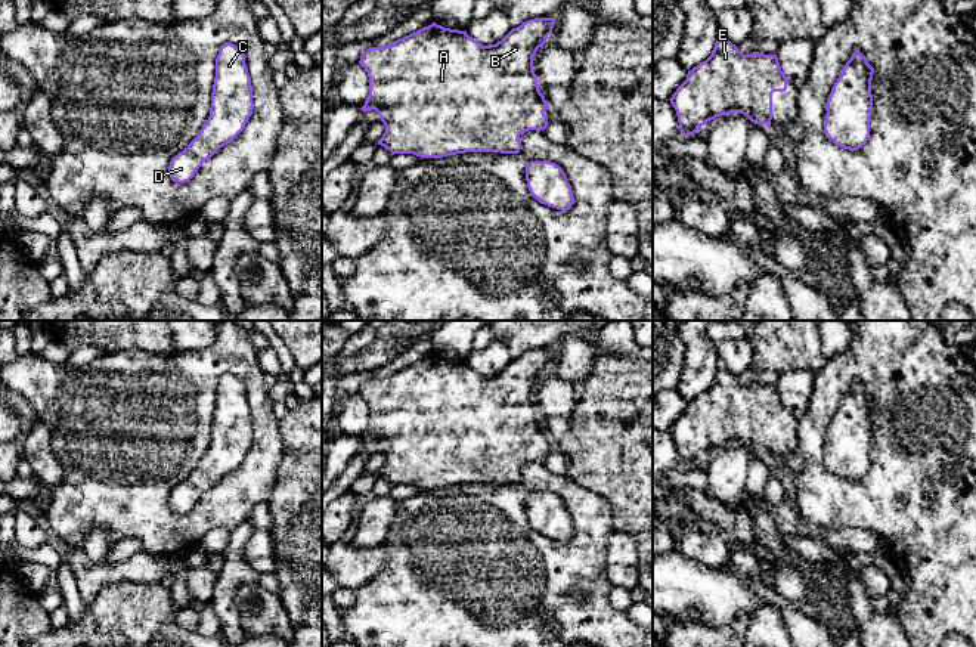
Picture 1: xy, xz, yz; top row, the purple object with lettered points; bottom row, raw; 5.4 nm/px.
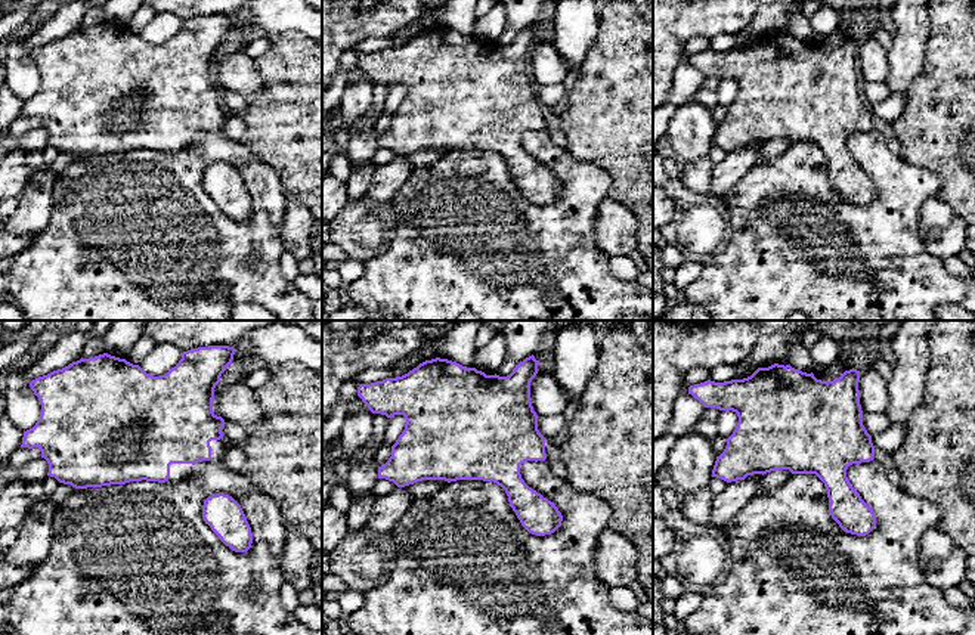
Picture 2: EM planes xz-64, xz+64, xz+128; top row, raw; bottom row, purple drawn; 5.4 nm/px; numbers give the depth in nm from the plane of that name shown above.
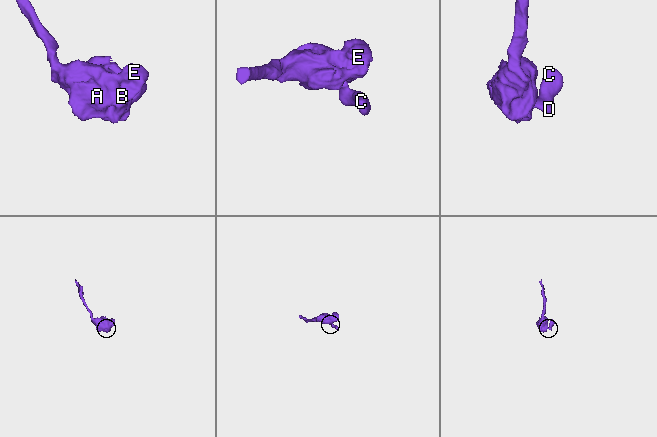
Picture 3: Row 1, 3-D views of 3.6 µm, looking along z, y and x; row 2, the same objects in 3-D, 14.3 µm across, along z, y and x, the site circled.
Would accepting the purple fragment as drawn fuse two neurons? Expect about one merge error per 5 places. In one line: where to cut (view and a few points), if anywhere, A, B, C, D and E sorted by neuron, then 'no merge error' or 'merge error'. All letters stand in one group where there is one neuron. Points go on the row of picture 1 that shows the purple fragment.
cut none; groups A B C D E; no merge error

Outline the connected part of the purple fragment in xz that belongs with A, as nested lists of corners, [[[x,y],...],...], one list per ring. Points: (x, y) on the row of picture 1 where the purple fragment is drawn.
[[[539,18],[512,28],[501,41],[483,46],[467,31],[450,30],[433,22],[385,47],[369,47],[359,64],[369,77],[369,96],[360,108],[375,109],[385,126],[378,145],[394,154],[413,154],[421,158],[441,158],[465,152],[518,154],[521,134],[529,130],[545,130],[549,105],[539,90],[533,71],[533,56],[546,43],[555,19]]]

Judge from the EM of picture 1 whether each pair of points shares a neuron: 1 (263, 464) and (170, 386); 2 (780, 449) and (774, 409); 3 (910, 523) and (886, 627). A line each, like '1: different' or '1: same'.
1: same
2: same
3: different

